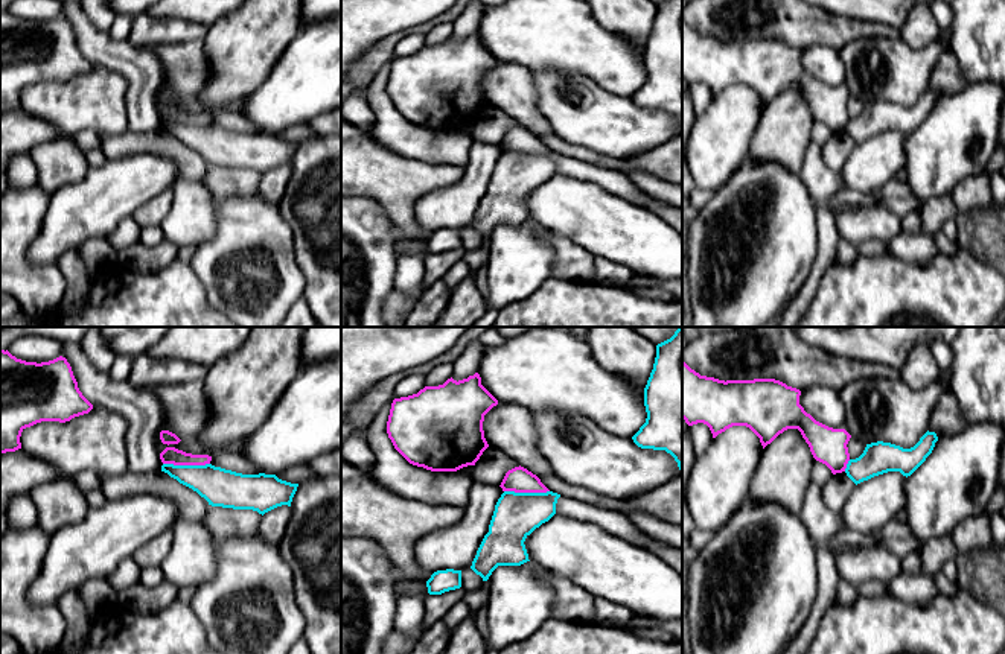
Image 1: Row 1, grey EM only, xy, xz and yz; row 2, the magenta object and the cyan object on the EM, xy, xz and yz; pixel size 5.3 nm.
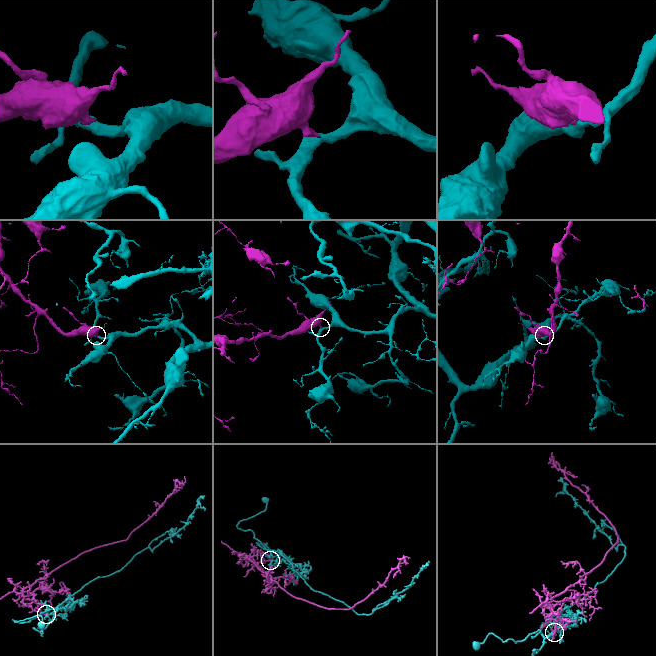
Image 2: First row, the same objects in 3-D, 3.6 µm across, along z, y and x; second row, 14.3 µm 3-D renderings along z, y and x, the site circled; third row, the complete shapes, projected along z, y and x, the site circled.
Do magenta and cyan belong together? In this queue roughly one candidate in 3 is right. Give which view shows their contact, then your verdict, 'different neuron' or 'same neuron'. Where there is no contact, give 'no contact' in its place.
xy | different neuron

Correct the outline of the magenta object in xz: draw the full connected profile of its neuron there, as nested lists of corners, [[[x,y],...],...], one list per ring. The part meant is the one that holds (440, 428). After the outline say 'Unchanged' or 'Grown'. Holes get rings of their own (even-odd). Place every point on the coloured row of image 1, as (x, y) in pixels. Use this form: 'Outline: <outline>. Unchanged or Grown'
Outline: [[[478,373],[458,382],[451,377],[443,385],[394,398],[387,433],[410,464],[431,471],[457,471],[475,465],[489,447],[483,421],[496,405]]]. Unchanged

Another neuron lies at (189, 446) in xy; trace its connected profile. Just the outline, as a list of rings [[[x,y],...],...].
[[[160,433],[155,435],[155,449],[158,453],[161,453],[166,447],[175,447],[178,450],[183,450],[186,453],[192,453],[192,455],[209,455],[209,456],[213,456],[213,453],[210,452],[210,449],[196,441],[196,440],[181,440],[178,444],[163,444],[161,440],[160,440]]]

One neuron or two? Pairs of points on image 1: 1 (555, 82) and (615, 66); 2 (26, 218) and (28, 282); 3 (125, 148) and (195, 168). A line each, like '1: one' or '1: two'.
1: two
2: one
3: one

